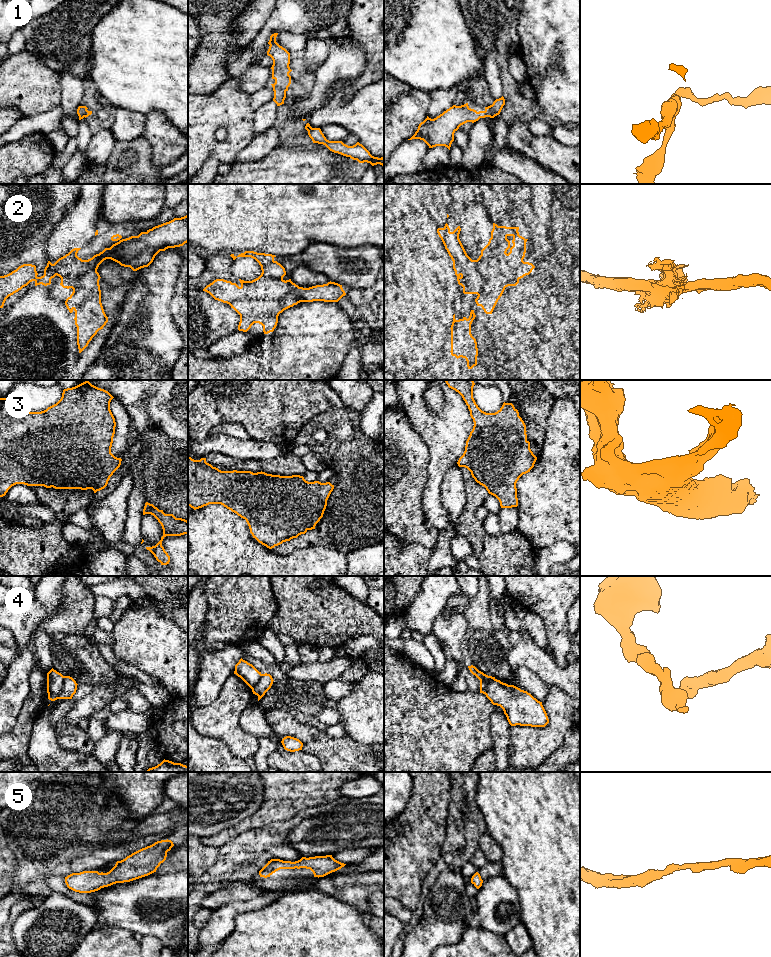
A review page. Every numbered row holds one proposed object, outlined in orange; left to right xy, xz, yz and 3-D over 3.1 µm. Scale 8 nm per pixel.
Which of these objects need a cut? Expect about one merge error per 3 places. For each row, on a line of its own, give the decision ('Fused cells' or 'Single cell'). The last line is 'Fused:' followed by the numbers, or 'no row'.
1: Single cell
2: Single cell
3: Single cell
4: Fused cells
5: Single cell
Fused: 4

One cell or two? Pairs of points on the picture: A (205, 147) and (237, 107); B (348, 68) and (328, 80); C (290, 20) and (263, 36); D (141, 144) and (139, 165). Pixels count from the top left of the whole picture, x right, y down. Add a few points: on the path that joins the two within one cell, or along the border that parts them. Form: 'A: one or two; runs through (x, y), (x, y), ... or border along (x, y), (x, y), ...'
A: one; runs through (205, 136), (226, 113)
B: one; runs through (343, 68), (340, 68), (333, 75)
C: one; runs through (283, 20), (280, 20), (269, 29)
D: one; runs through (139, 149), (139, 160)

